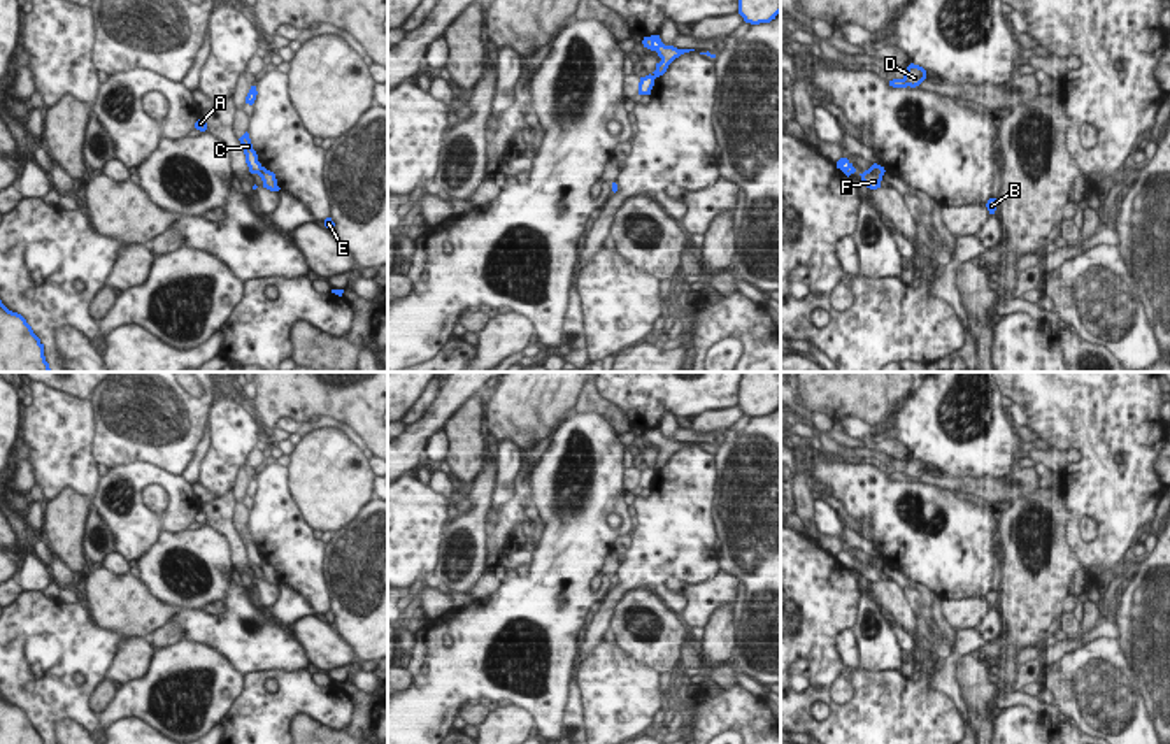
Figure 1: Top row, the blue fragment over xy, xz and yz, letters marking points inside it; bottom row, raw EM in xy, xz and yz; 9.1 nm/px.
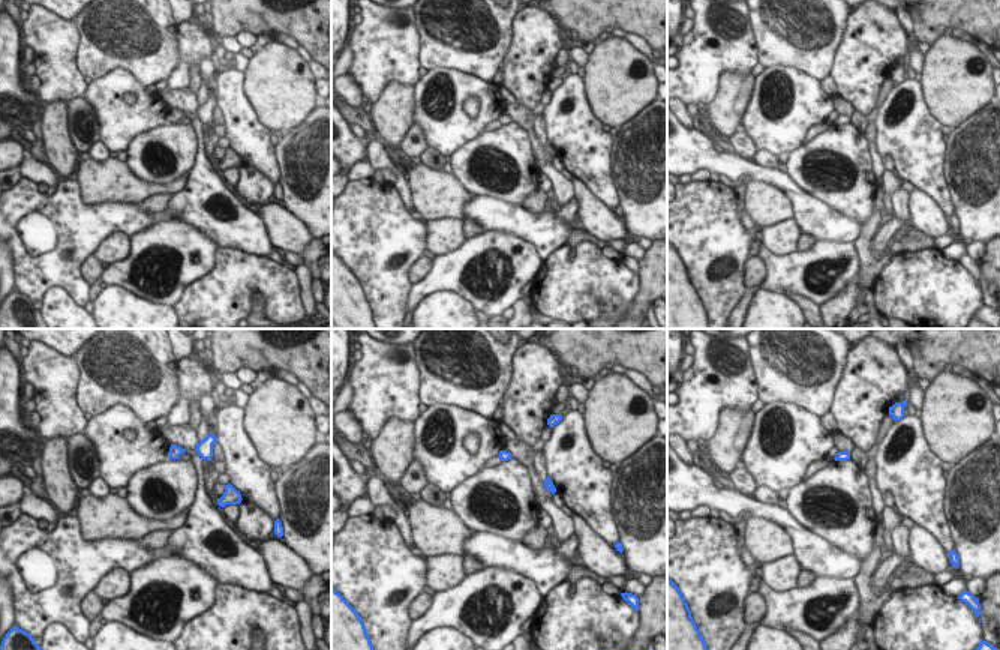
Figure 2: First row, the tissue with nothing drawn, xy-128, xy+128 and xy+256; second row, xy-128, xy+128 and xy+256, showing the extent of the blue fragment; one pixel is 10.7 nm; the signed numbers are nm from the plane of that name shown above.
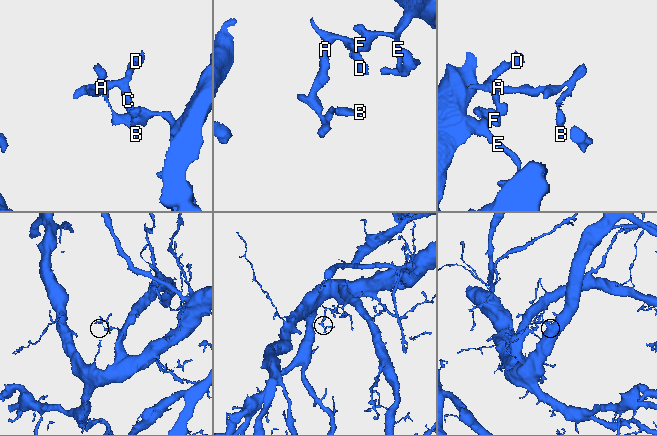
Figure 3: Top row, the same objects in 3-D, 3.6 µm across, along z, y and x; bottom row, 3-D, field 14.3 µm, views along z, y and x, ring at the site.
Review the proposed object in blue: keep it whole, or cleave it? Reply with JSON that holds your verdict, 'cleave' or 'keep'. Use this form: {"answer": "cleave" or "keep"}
{"answer": "cleave"}

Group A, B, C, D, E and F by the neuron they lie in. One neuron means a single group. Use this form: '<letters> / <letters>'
A B C D / E F

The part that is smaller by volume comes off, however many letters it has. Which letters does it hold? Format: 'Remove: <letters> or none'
Remove: A, B, C, D

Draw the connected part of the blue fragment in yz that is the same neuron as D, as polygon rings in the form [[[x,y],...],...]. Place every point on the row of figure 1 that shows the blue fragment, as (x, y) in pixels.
[[[910,63],[907,67],[907,72],[902,79],[893,79],[889,81],[889,86],[893,88],[916,88],[926,79],[926,70],[919,65]]]

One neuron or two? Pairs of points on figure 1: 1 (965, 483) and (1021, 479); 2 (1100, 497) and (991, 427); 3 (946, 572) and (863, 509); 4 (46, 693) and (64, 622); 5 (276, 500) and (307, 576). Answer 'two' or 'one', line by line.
1: one
2: two
3: one
4: one
5: one

